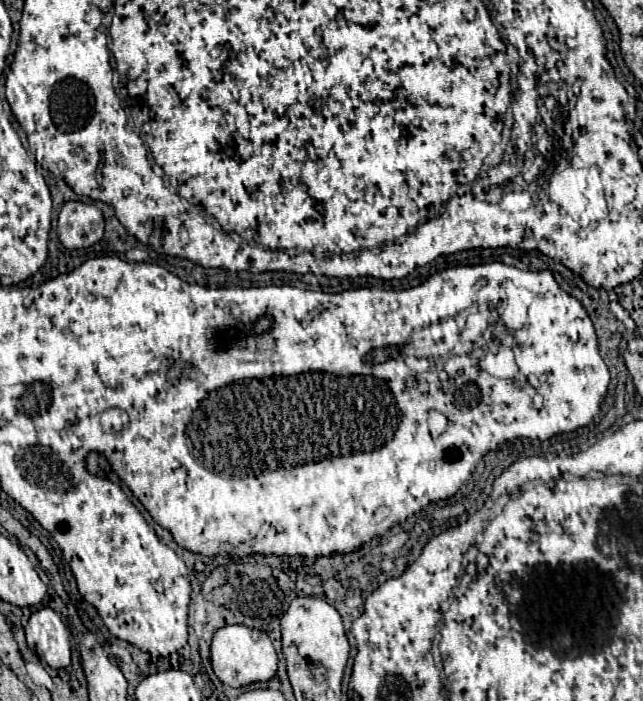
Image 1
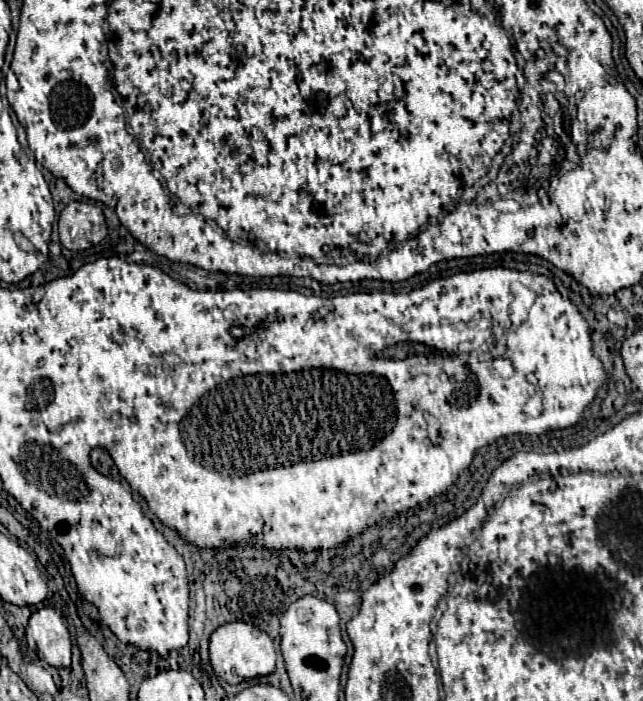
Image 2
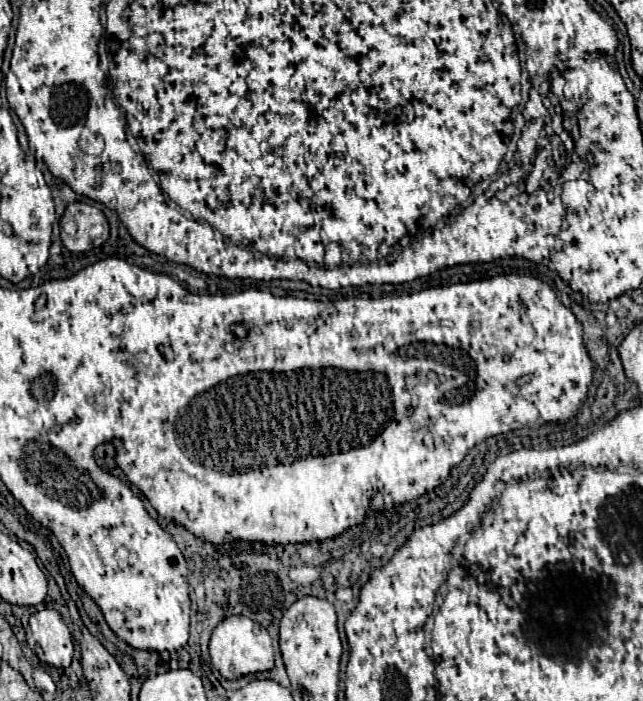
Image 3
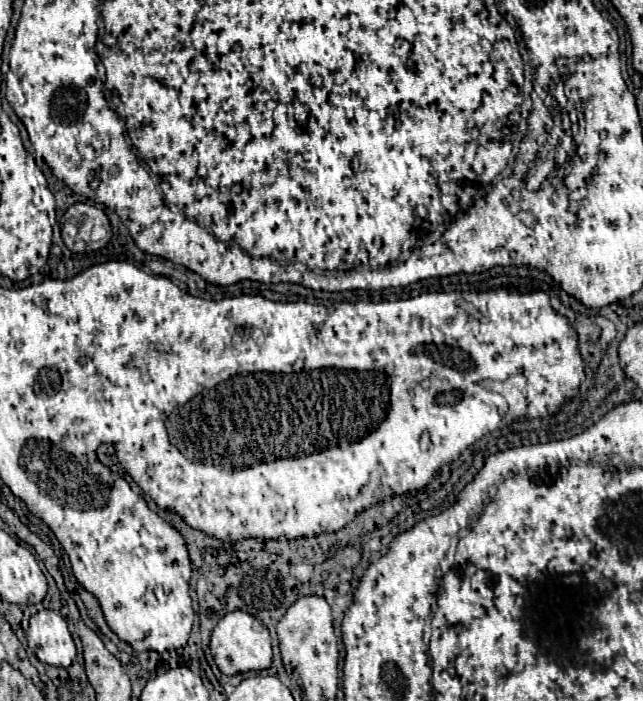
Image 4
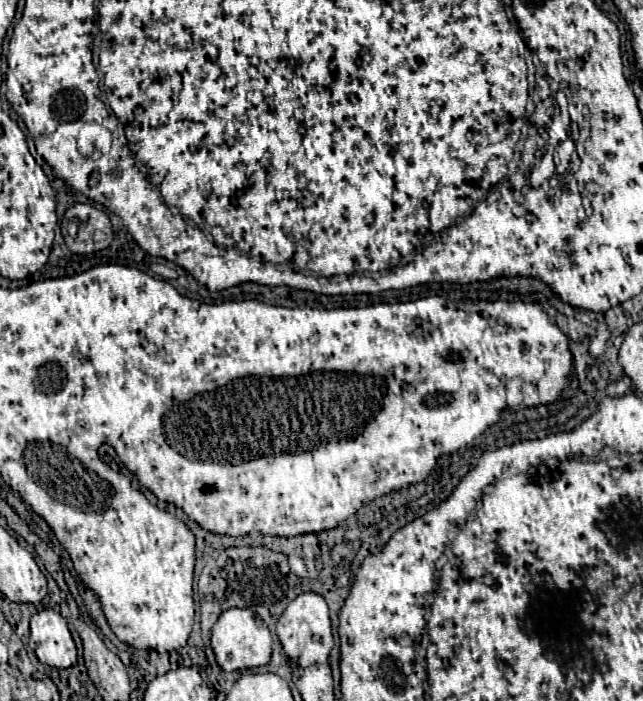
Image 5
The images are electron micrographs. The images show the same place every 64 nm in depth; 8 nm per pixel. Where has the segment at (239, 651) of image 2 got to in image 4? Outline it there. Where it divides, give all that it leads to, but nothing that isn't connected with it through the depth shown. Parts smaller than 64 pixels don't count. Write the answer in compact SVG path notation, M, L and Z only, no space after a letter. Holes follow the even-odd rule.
M240 610L226 614L216 624L216 628L212 630L212 638L210 638L210 652L212 652L216 666L226 676L234 676L238 672L250 672L250 670L258 672L258 670L272 666L272 644L270 644L268 628L264 628L264 624L256 620L254 616L240 612Z

